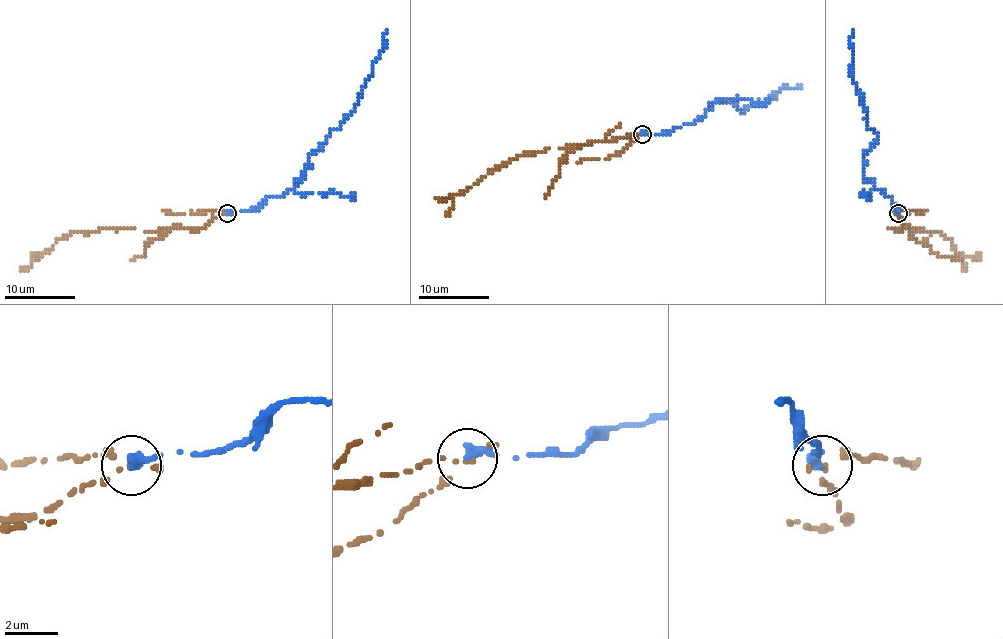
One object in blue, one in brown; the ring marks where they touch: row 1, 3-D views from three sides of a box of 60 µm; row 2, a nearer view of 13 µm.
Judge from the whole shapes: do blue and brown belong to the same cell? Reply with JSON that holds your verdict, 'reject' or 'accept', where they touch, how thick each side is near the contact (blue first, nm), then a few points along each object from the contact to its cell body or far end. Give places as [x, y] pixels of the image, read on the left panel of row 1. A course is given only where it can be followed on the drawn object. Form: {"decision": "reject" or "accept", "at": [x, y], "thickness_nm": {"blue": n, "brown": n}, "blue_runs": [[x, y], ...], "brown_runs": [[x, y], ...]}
{"decision": "reject", "at": [227, 213], "thickness_nm": {"blue": 400, "brown": 100}, "blue_runs": [[227, 213], [254, 209], [268, 197], [281, 197], [302, 178], [307, 156], [355, 107], [385, 30]], "brown_runs": [[227, 213], [201, 227], [174, 225], [158, 231], [103, 227], [62, 236], [31, 264], [20, 268]]}

